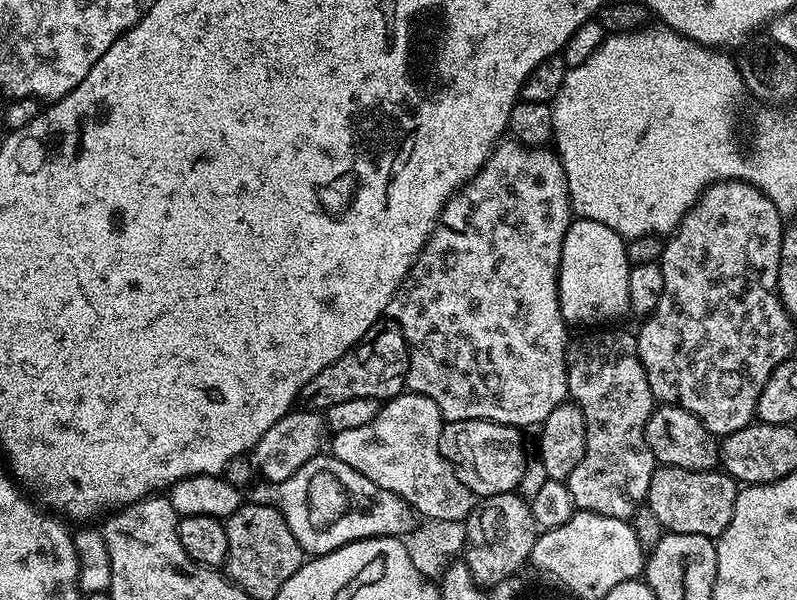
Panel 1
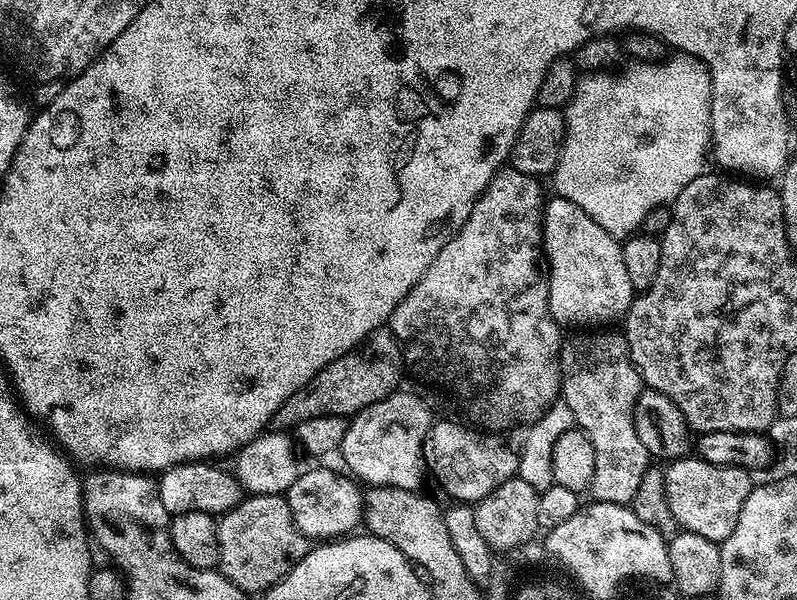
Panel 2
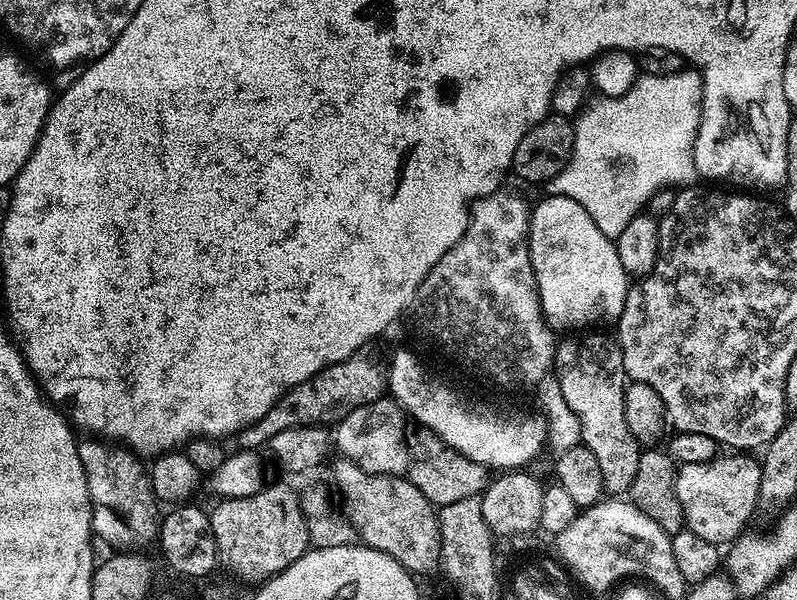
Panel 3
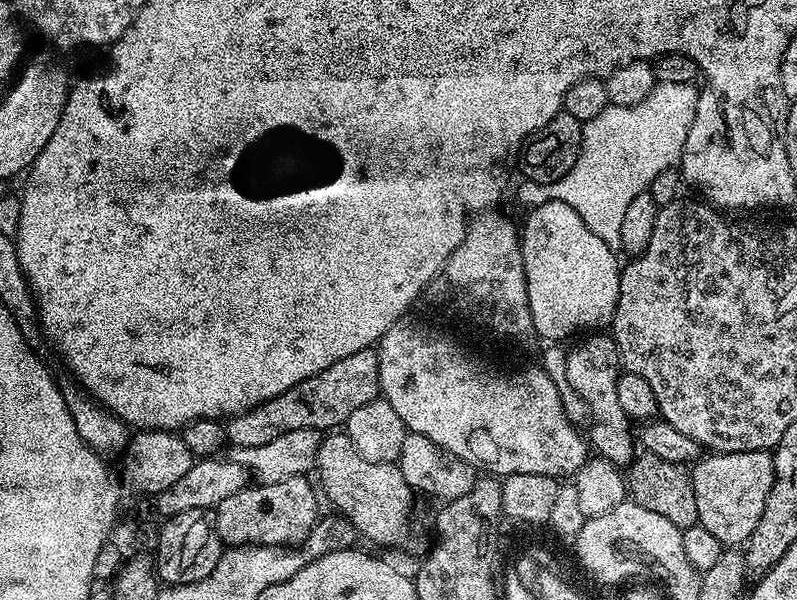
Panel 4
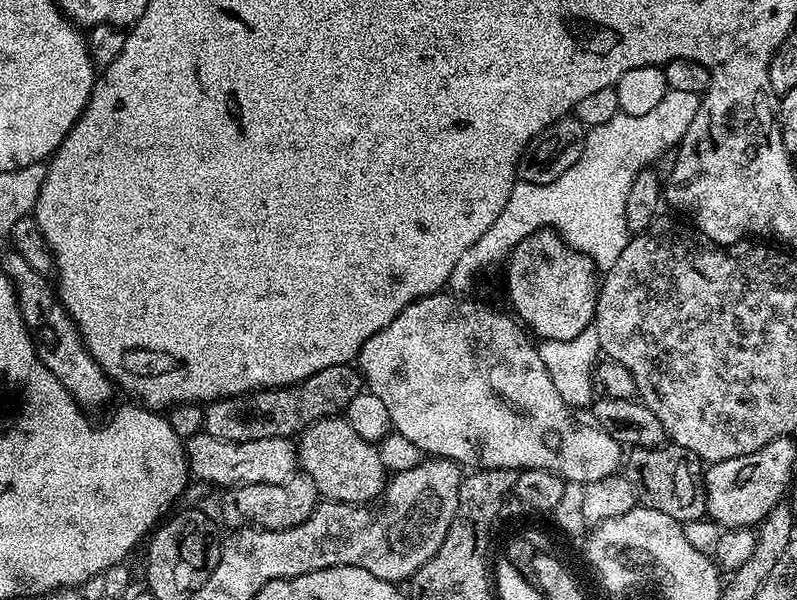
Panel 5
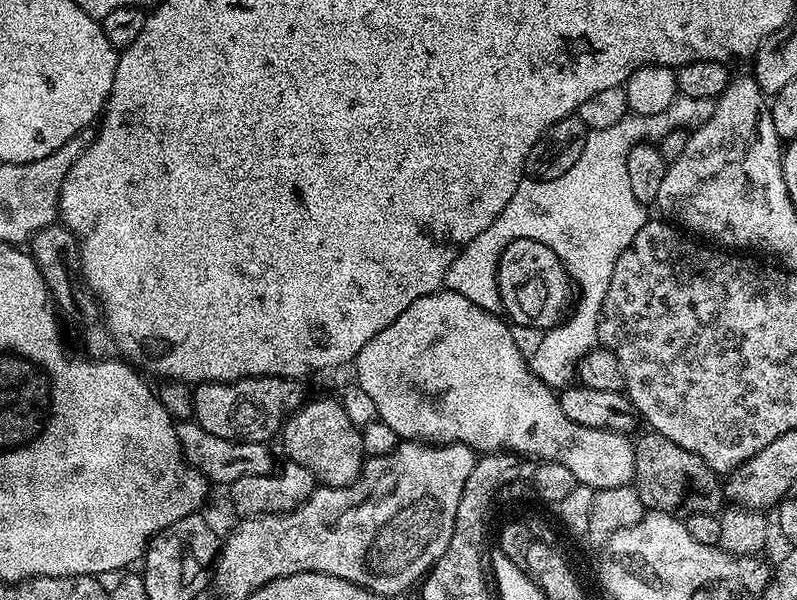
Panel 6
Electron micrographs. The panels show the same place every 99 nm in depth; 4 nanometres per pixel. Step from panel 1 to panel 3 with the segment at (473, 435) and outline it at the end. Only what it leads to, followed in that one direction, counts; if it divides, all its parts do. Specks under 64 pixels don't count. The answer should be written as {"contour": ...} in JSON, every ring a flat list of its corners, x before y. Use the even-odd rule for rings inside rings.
{"contour":[[426,427,413,431,410,436,410,467,406,473,433,506,443,506,450,502,462,502,462,498,480,496,490,483,489,469,471,460,466,454,451,448]]}

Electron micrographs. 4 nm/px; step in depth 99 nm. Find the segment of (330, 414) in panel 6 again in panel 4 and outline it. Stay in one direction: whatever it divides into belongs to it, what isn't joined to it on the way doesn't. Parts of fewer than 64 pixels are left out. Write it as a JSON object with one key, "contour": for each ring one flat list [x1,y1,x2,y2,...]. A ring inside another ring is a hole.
{"contour":[[336,430,331,434,325,435,323,439,320,441,320,445,318,446,318,456,316,458,316,466,314,469,315,475,320,475,320,484,319,487,322,489,324,487,324,492,328,495,328,500,333,504,335,511,339,513,339,515,343,516,345,520,349,520,352,523,353,528,356,529,357,533,361,537,364,536,368,540,373,540,376,544,404,544,408,540,408,515,412,512,412,499,414,499,414,493,412,488,406,482,406,478,402,478,402,470,400,469,399,463,396,462,385,462,383,464,375,464,374,462,370,462,366,458,362,458,358,454,358,450,354,450,354,446,350,442,350,438,343,431]]}

